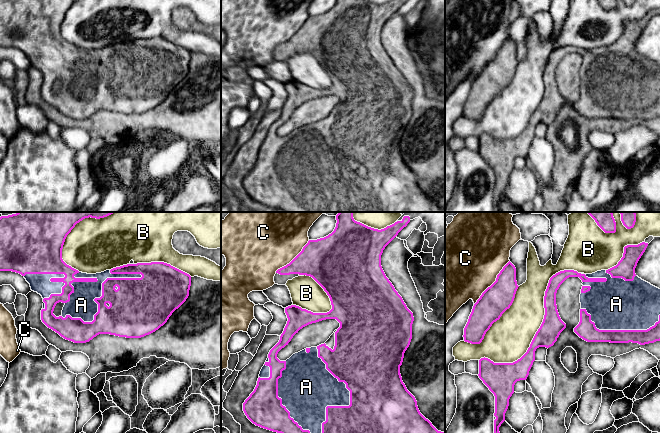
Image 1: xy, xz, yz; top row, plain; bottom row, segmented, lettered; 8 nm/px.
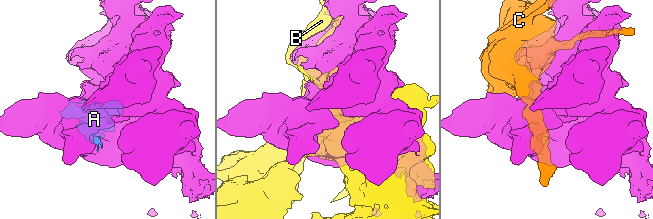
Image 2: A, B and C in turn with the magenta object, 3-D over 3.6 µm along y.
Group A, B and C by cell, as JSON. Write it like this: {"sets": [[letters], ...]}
{"sets": [["A"], ["B"], ["C"]]}

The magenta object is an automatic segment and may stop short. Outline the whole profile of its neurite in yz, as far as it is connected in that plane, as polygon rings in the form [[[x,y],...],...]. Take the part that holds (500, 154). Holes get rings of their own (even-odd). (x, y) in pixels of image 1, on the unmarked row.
[[[649,12],[638,21],[625,22],[621,36],[608,46],[592,50],[564,46],[553,51],[545,67],[543,98],[527,128],[513,139],[494,139],[485,133],[479,136],[478,152],[495,172],[494,212],[500,212],[499,203],[505,197],[505,189],[509,182],[509,175],[514,169],[514,161],[517,157],[527,155],[535,137],[536,125],[553,122],[560,109],[566,104],[566,100],[561,96],[557,86],[556,69],[567,54],[579,53],[583,58],[580,70],[580,98],[574,104],[574,108],[580,114],[587,118],[632,118],[640,121],[660,117],[660,65],[635,50],[639,35],[653,15],[653,12]]]

